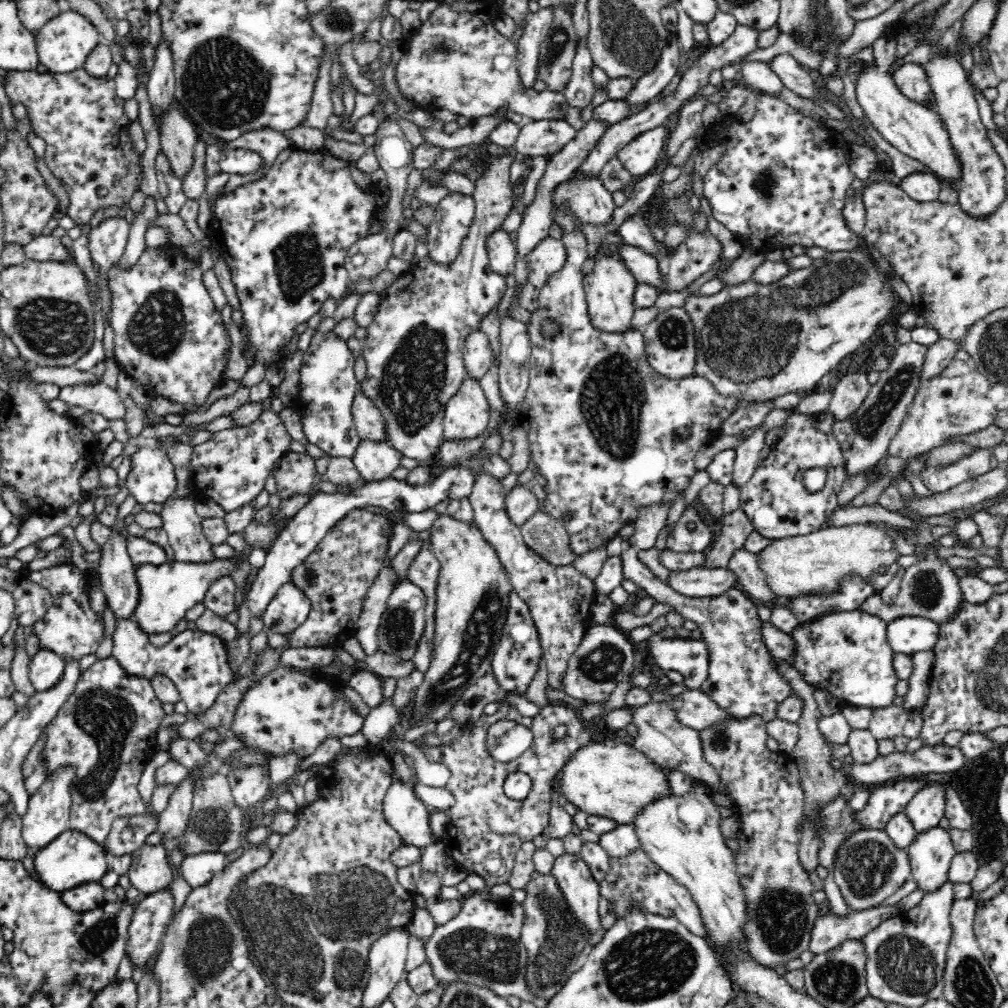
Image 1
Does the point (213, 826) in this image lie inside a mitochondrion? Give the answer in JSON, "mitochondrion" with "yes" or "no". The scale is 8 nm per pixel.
{"mitochondrion":"yes"}

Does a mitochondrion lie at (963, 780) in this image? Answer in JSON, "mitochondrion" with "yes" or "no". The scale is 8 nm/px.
{"mitochondrion":"no"}

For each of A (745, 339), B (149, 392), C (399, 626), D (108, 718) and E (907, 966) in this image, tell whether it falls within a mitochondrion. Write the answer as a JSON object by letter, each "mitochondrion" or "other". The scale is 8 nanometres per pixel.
{"A":"mitochondrion","B":"other","C":"mitochondrion","D":"mitochondrion","E":"mitochondrion"}

